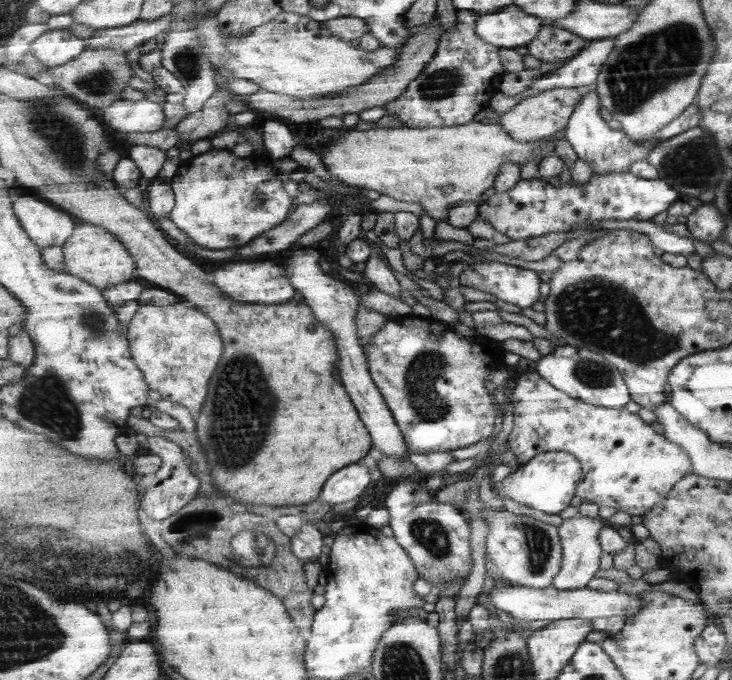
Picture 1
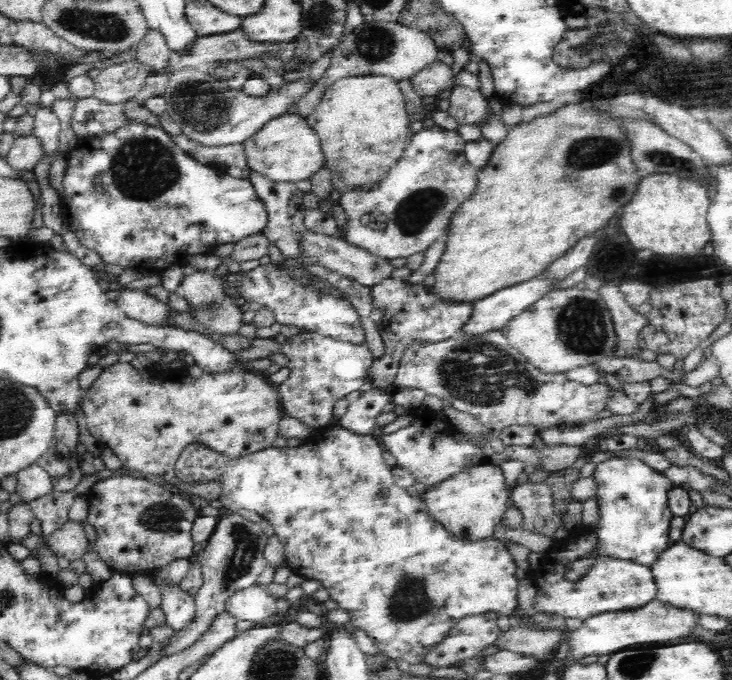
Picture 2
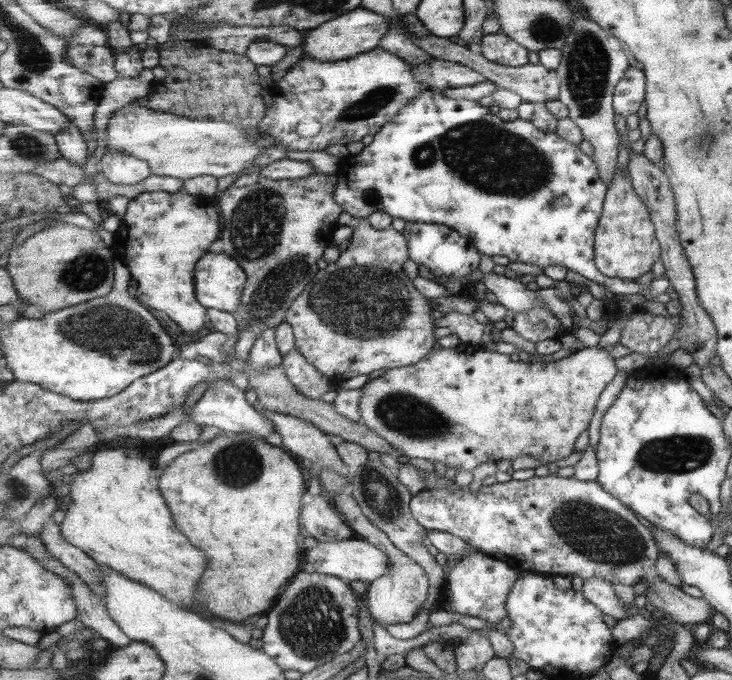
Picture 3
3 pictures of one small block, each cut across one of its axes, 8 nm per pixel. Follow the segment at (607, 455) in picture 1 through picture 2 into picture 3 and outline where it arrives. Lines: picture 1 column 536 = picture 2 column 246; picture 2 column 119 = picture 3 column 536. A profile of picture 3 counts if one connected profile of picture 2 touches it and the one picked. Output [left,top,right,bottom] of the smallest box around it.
[361,344,617,471]

